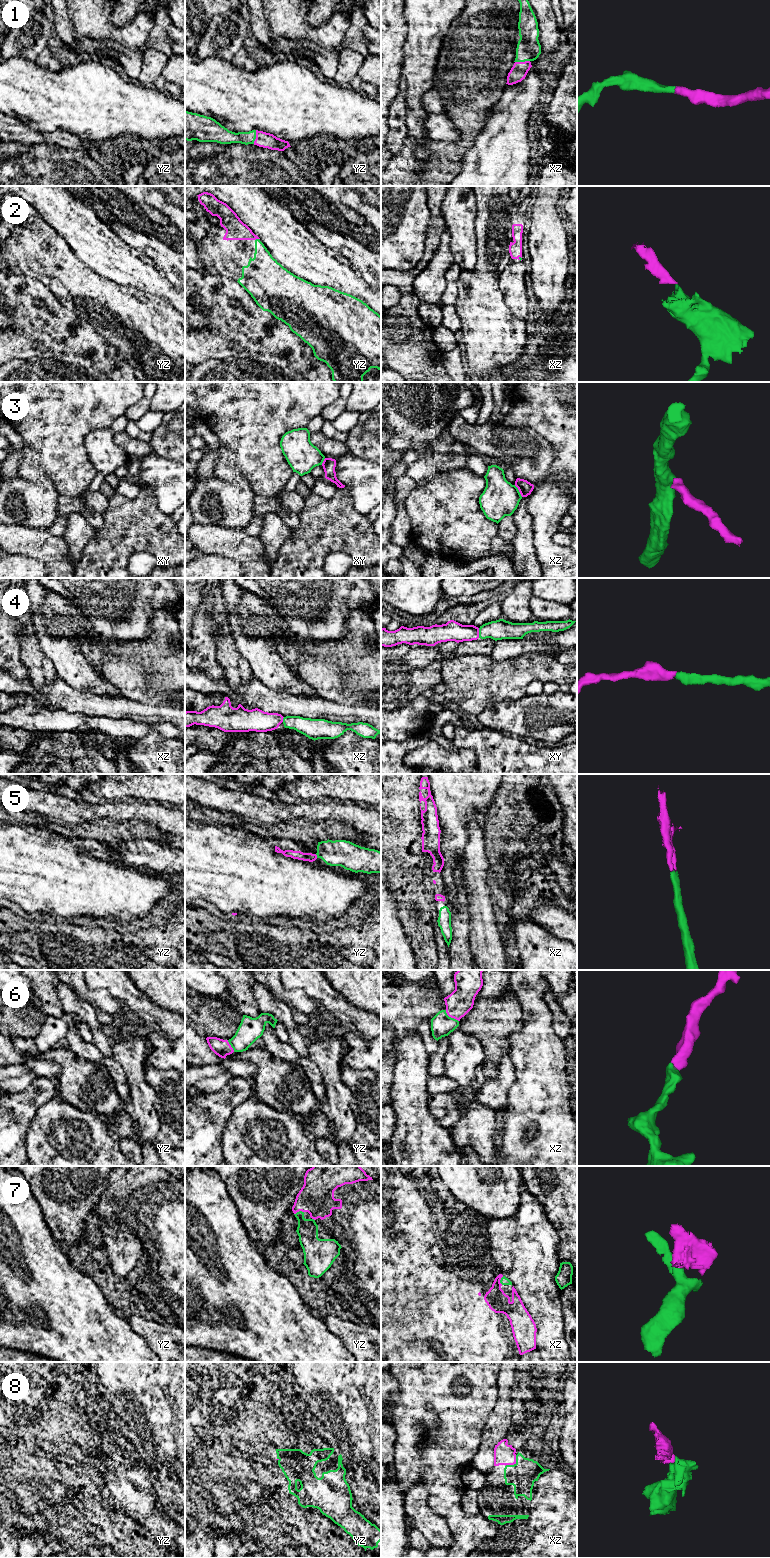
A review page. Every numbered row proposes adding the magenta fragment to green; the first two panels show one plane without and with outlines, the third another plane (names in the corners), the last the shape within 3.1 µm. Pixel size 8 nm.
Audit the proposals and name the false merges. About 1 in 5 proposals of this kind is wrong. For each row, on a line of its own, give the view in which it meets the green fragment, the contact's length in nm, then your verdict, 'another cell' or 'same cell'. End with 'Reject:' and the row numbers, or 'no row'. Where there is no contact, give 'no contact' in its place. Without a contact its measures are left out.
1: contact in xz; length 120 nm; same cell
2: contact in yz; length 40 nm; same cell
3: contact in xz; length 120 nm; another cell
4: contact in xy; length 80 nm; same cell
5: contact in yz; length 40 nm; same cell
6: contact in xz; length 140 nm; same cell
7: contact in yz; length 80 nm; same cell
8: contact in xz; length 130 nm; same cell
Reject: 3

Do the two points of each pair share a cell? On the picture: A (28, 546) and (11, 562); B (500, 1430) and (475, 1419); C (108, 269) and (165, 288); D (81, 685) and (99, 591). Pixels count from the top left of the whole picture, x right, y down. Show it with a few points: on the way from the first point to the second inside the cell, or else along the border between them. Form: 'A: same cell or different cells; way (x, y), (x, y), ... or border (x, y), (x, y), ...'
A: different cells; border (10, 553), (34, 557), (42, 563)
B: different cells; border (496, 1402), (483, 1428), (481, 1444), (479, 1446)
C: same cell; way (122, 269), (138, 270), (151, 279)
D: different cells; border (82, 652), (92, 668)

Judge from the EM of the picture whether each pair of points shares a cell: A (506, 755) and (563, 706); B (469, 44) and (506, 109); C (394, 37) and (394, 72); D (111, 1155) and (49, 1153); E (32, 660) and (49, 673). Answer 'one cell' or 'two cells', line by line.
A: two cells
B: two cells
C: one cell
D: one cell
E: one cell

